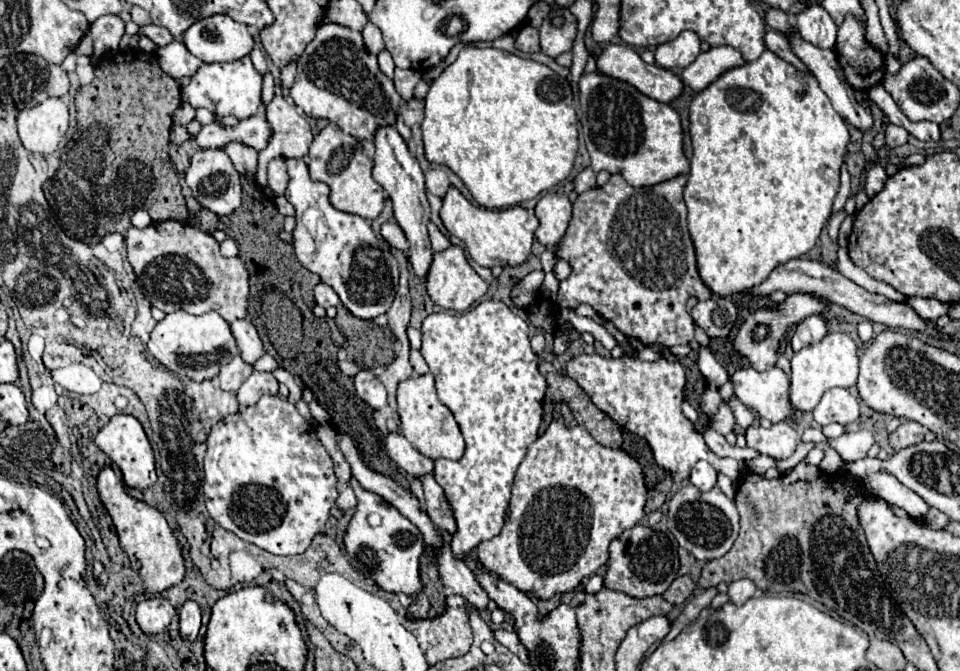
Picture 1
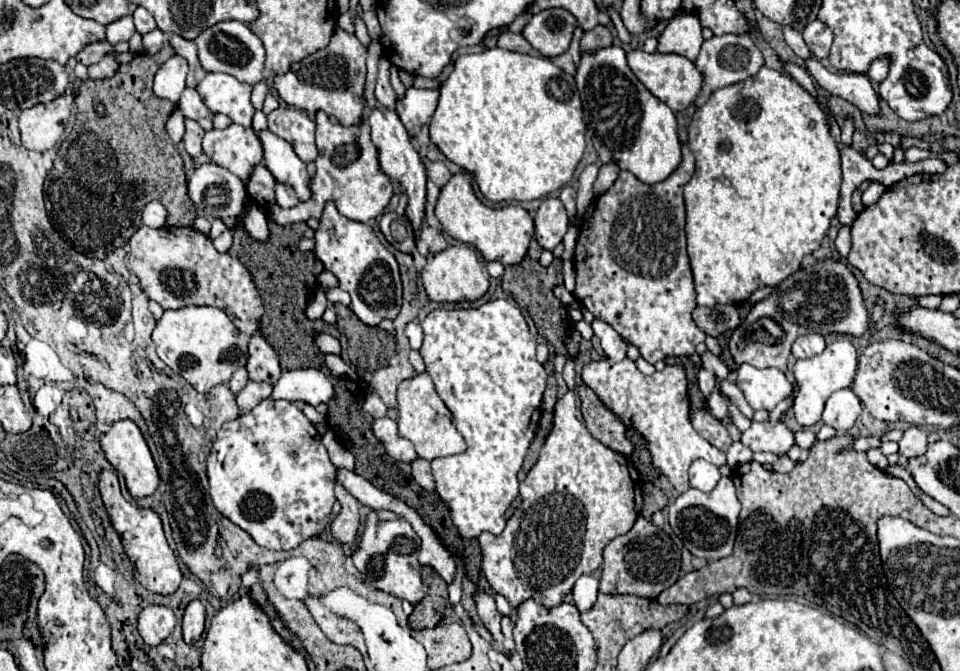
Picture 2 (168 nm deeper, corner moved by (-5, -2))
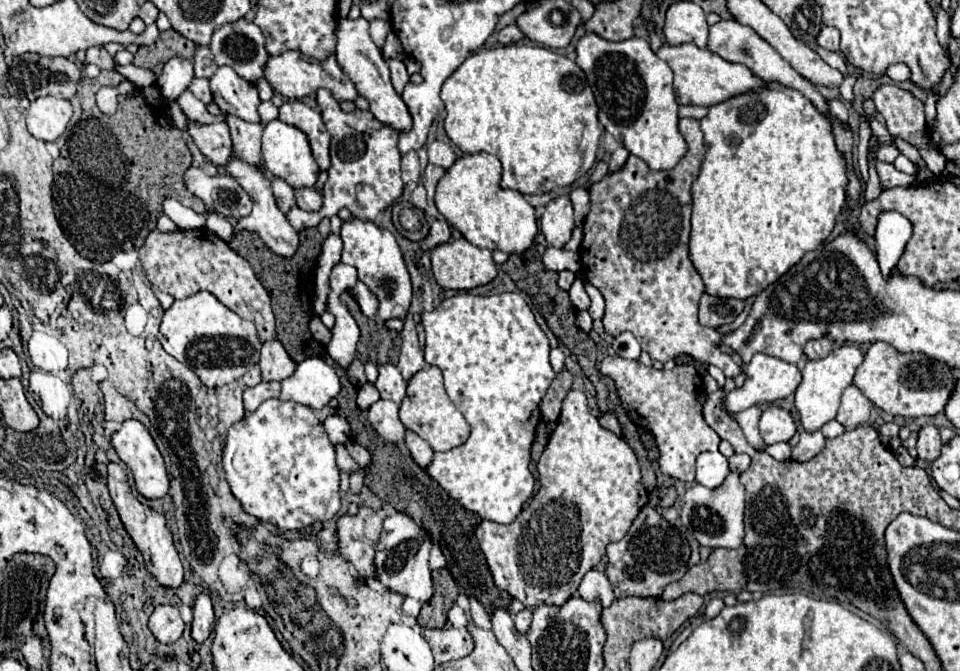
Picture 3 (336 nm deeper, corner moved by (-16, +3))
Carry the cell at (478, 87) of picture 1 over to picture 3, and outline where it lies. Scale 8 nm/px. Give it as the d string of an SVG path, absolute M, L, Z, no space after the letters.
M516 43L516 45L504 45L504 47L496 47L496 49L482 49L478 53L474 53L472 57L468 57L442 85L442 101L446 105L446 121L444 121L444 129L448 133L448 137L464 151L464 153L480 153L480 151L486 151L486 153L492 153L500 159L502 163L502 187L506 189L514 189L514 191L520 191L522 195L526 193L548 193L552 191L554 187L566 187L566 185L572 185L576 179L580 179L592 165L594 165L594 159L596 159L596 147L598 147L598 137L600 137L600 131L596 127L596 113L598 113L598 105L596 105L596 99L594 99L594 93L586 81L586 75L584 71L574 63L570 61L566 55L558 55L546 47L540 47L540 45L524 45L524 43Z

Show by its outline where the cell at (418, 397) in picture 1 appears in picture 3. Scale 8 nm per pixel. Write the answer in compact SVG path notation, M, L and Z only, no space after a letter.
M436 367L422 369L408 381L408 391L400 403L398 415L400 415L400 421L404 423L404 427L414 431L416 435L420 435L434 451L454 449L454 447L462 445L470 433L470 425L466 423L464 415L452 405L452 401L444 393L442 373Z

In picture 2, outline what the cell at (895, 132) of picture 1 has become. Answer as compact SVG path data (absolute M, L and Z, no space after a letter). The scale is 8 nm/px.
M813 56L805 60L805 68L809 70L809 74L815 78L815 82L821 88L855 104L863 114L869 114L869 116L881 114L877 92L873 90L871 80L865 74L855 74L855 72L833 74Z

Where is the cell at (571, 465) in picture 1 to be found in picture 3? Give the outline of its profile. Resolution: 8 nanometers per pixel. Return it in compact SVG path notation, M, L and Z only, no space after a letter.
M568 391L568 395L564 397L562 401L562 413L560 413L560 419L556 421L556 427L548 439L548 445L546 449L542 451L540 455L540 461L538 461L538 473L540 473L540 489L538 493L532 497L530 505L516 517L516 521L508 523L508 525L500 525L500 523L494 523L494 521L480 521L480 525L474 529L474 537L478 539L478 545L486 557L486 563L490 567L490 573L492 573L492 579L494 579L494 585L506 593L510 593L514 599L522 601L524 605L530 605L530 607L538 607L542 603L548 603L548 605L564 605L572 593L578 589L582 577L586 571L590 571L594 565L600 563L602 555L606 553L606 545L612 543L612 541L620 541L626 531L630 529L632 521L636 519L636 515L640 513L640 509L648 503L648 491L644 489L642 485L642 479L640 479L640 467L638 467L638 459L634 455L634 451L628 447L628 443L618 437L616 433L604 429L598 419L588 411L588 405L586 405L586 397L582 391Z

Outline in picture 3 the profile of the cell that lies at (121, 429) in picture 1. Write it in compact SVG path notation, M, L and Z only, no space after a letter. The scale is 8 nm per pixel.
M124 421L122 429L112 435L112 445L114 445L118 457L132 471L134 481L136 481L136 489L138 489L138 493L142 497L160 499L160 497L164 497L168 493L168 473L166 473L164 459L162 459L158 447L156 447L154 439L150 437L148 429L140 421Z

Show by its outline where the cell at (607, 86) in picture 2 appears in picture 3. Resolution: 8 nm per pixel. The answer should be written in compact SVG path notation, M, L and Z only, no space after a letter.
M586 33L576 45L576 63L586 73L588 83L598 101L598 119L604 125L606 133L610 133L620 145L624 145L632 155L644 159L650 169L672 169L680 157L684 157L688 145L684 145L684 137L678 131L678 103L672 89L672 69L656 57L646 39L626 39L626 41L606 41L596 33Z

